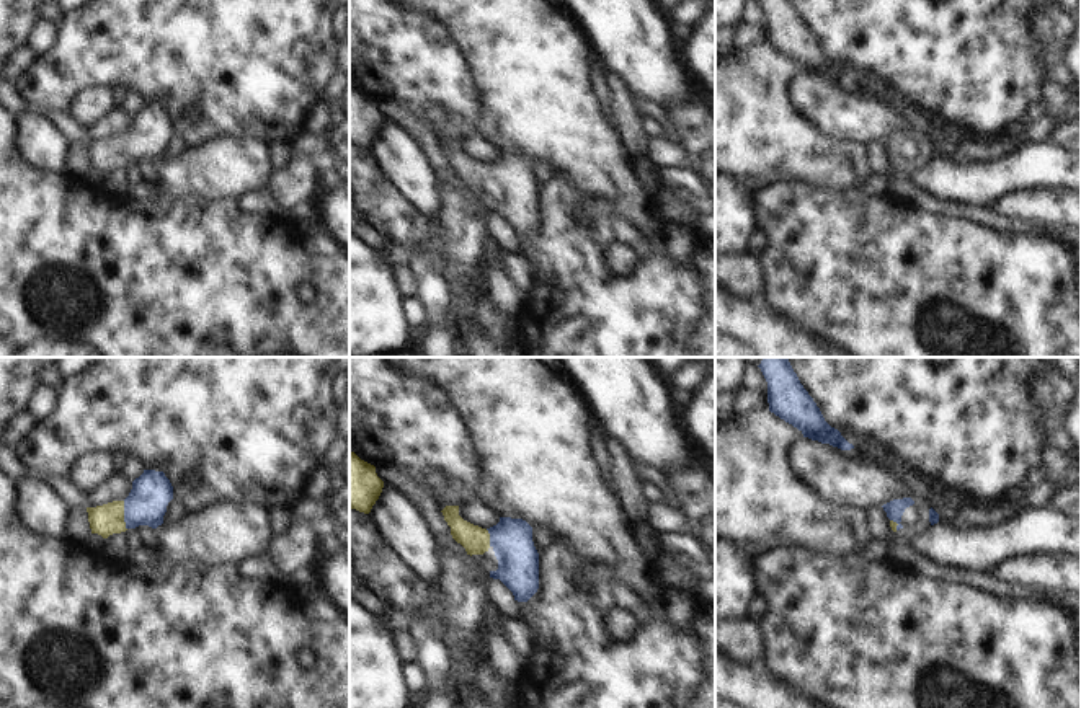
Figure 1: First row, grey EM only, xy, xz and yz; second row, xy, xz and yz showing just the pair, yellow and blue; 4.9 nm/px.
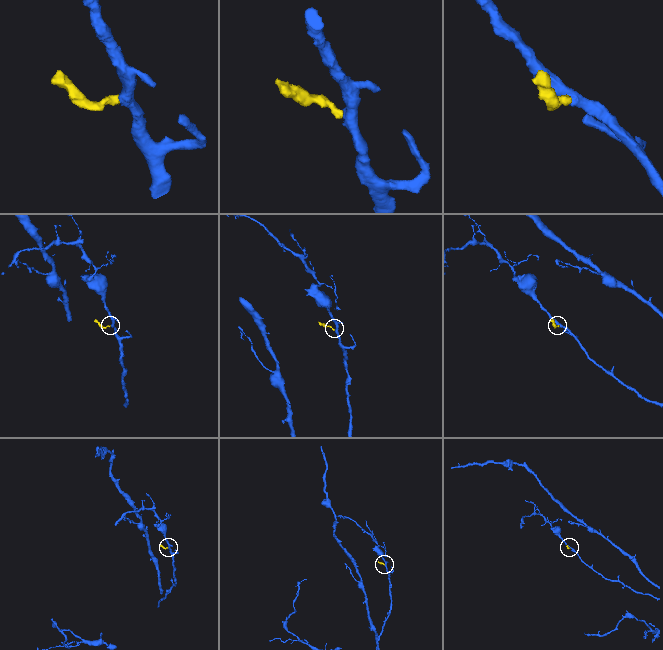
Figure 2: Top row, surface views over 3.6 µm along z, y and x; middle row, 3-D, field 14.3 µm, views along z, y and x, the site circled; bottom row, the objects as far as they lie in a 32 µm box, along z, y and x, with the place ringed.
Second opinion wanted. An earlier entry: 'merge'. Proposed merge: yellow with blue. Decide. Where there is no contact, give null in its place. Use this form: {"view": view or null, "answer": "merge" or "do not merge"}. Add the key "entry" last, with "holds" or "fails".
{"view": "xy", "answer": "merge", "entry": "holds"}

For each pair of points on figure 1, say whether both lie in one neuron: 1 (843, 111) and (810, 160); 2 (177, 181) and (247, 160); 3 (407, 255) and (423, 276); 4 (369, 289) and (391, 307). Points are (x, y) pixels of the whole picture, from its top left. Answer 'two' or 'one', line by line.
1: two
2: one
3: two
4: one

